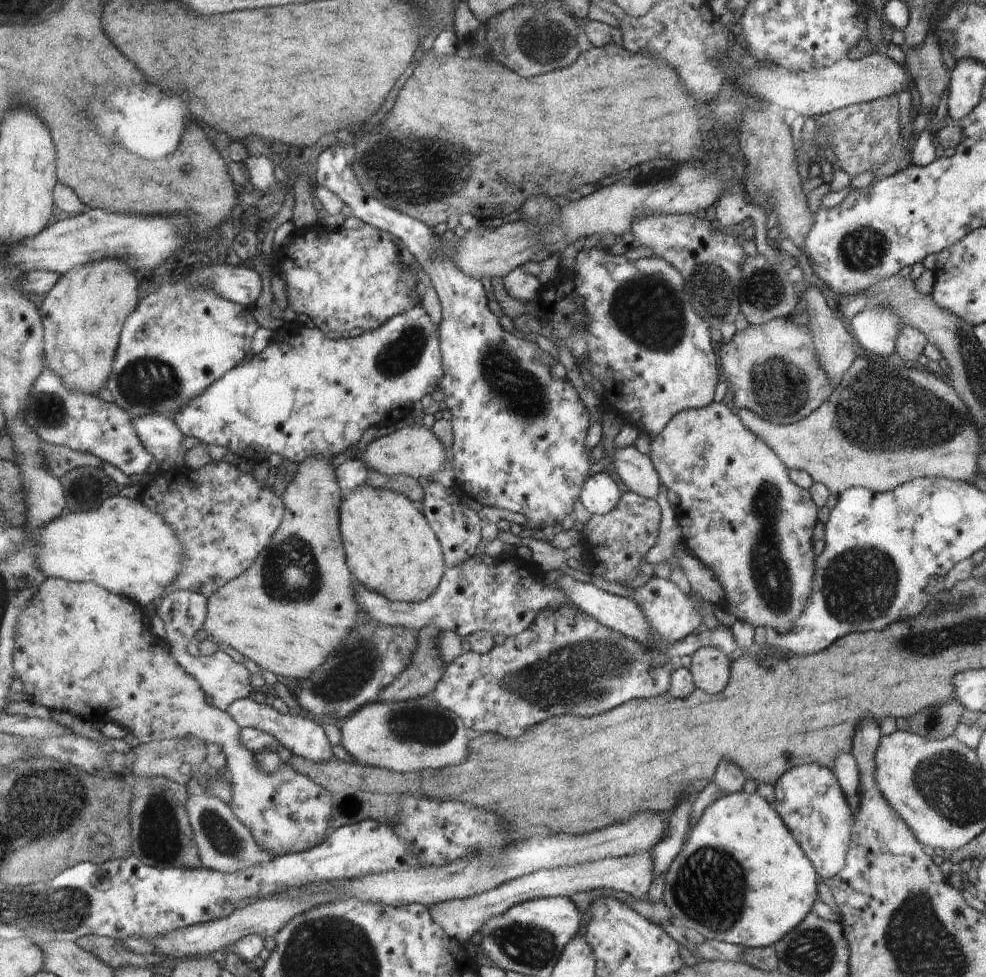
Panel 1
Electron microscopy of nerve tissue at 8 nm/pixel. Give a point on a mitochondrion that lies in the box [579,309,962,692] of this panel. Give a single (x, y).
(861, 585)

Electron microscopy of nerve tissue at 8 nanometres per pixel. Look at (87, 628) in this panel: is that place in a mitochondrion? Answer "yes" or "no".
no

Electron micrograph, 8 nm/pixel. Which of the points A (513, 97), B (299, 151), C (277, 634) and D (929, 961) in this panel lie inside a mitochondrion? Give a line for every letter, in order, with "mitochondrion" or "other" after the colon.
A: other
B: other
C: other
D: mitochondrion

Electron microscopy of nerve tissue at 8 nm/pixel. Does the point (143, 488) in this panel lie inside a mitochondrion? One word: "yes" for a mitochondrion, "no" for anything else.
no

